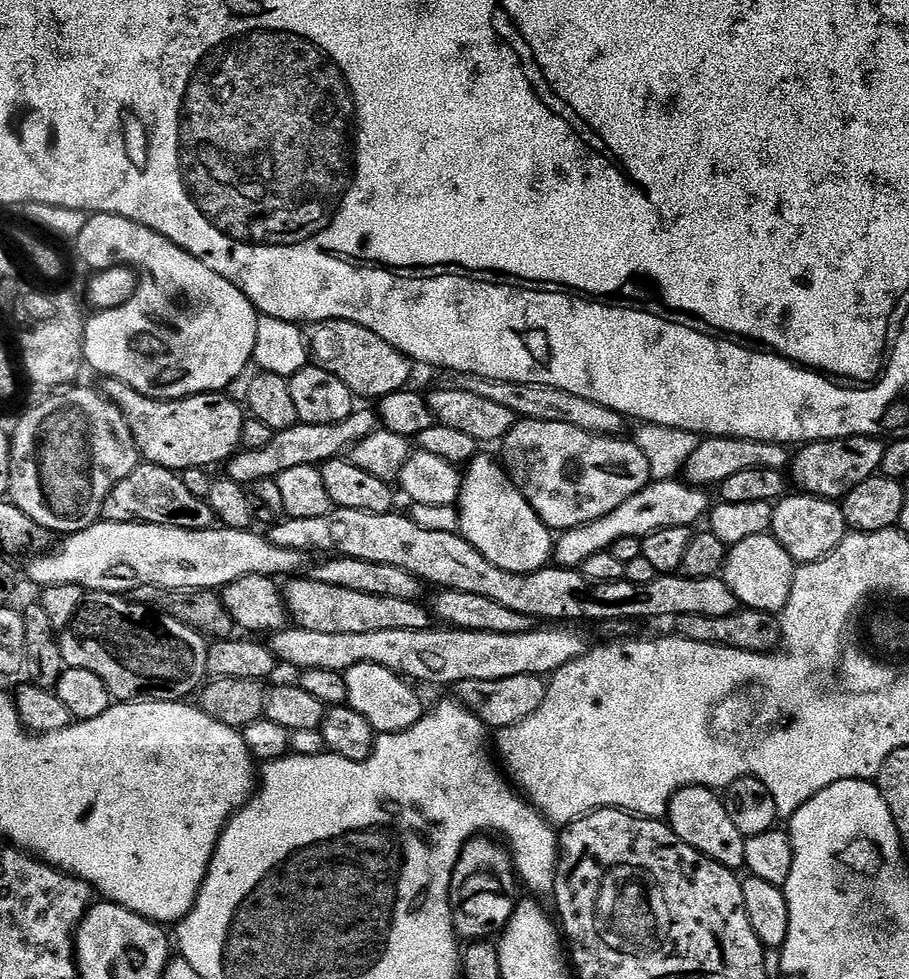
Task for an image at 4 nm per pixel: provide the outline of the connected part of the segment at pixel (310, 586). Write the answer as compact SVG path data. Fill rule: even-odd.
M292 578L283 589L284 605L288 607L291 623L298 628L314 630L318 634L370 634L378 630L414 630L427 632L433 627L434 617L423 603L402 598L374 598L374 594L357 594L355 590L342 590L342 586L326 586L315 578Z

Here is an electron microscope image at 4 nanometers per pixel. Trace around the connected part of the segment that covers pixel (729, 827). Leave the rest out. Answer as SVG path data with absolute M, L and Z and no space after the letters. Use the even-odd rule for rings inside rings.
M685 788L681 790L668 807L666 820L677 838L689 844L694 850L698 850L703 856L709 856L723 868L733 870L744 868L746 837L740 833L738 826L734 826L734 822L730 822L730 814L726 810L723 799L713 789Z

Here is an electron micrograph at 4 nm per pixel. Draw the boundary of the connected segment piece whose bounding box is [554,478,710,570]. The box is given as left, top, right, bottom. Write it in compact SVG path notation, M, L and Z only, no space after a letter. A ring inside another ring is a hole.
M676 478L649 483L647 488L622 502L622 506L615 508L609 516L561 531L554 540L555 563L562 568L580 570L591 556L596 556L599 552L607 553L614 542L624 538L640 540L658 530L695 525L695 520L703 521L709 511L707 494L709 494L707 491Z

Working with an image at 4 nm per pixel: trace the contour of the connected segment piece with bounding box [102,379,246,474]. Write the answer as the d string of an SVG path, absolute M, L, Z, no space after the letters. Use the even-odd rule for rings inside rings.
M105 379L102 391L122 410L134 434L136 448L150 464L162 464L182 474L189 466L223 465L241 451L246 412L227 394L187 396L185 400L153 400L126 386L121 380Z

